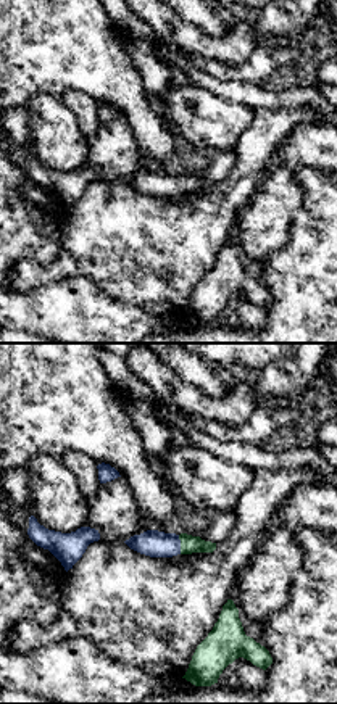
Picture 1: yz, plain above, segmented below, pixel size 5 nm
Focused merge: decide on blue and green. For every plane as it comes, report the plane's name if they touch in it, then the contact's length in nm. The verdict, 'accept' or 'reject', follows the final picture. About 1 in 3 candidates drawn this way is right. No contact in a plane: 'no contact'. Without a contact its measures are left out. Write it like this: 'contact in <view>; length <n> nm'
contact in yz; length 100 nm

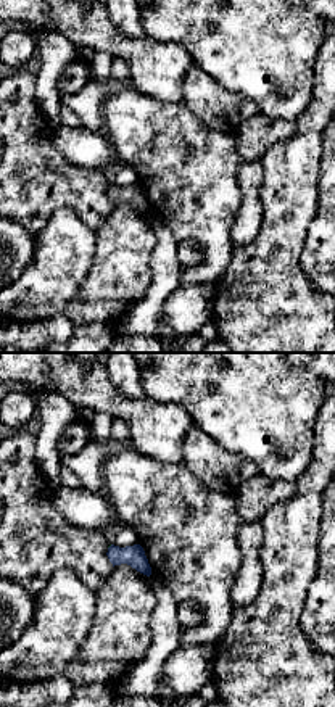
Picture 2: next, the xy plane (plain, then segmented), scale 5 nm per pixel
contact in xy; length 30 nm

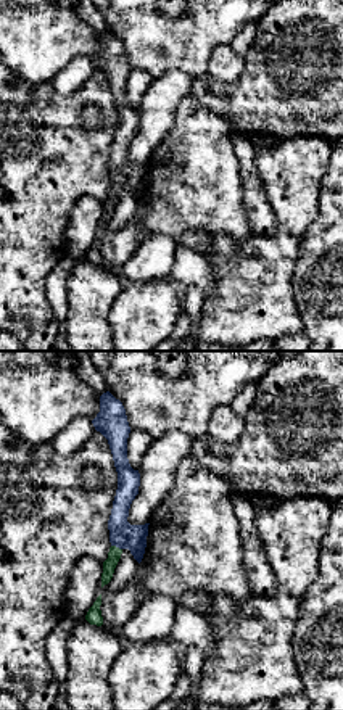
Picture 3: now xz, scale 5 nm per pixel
contact in xz; length 60 nm

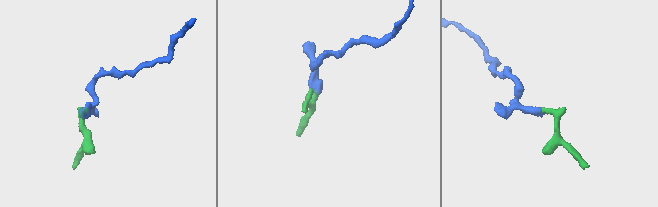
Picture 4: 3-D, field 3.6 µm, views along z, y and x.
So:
accept

